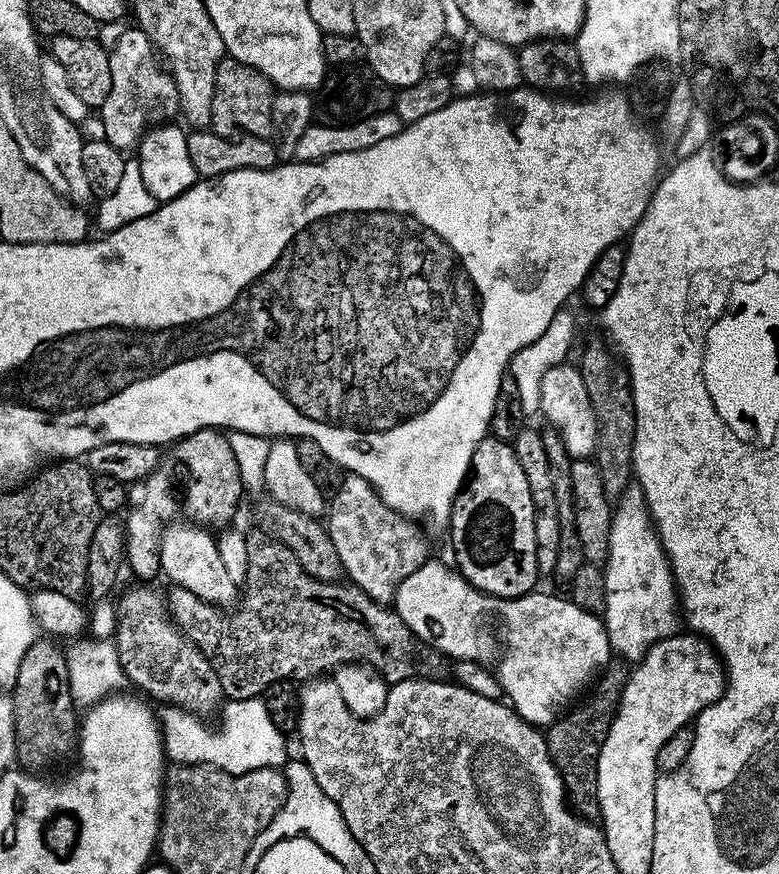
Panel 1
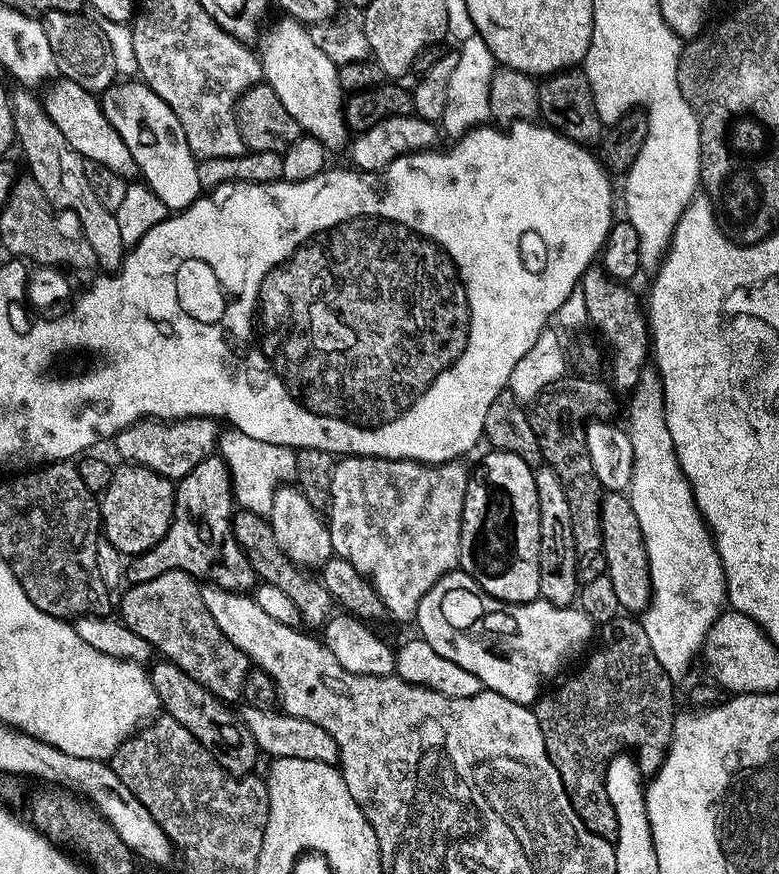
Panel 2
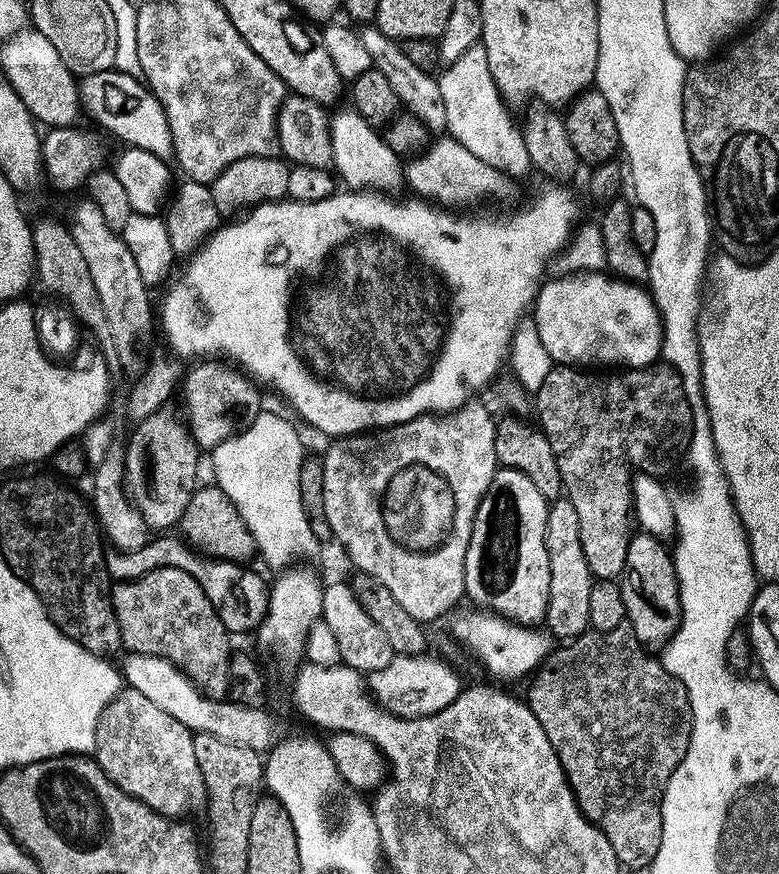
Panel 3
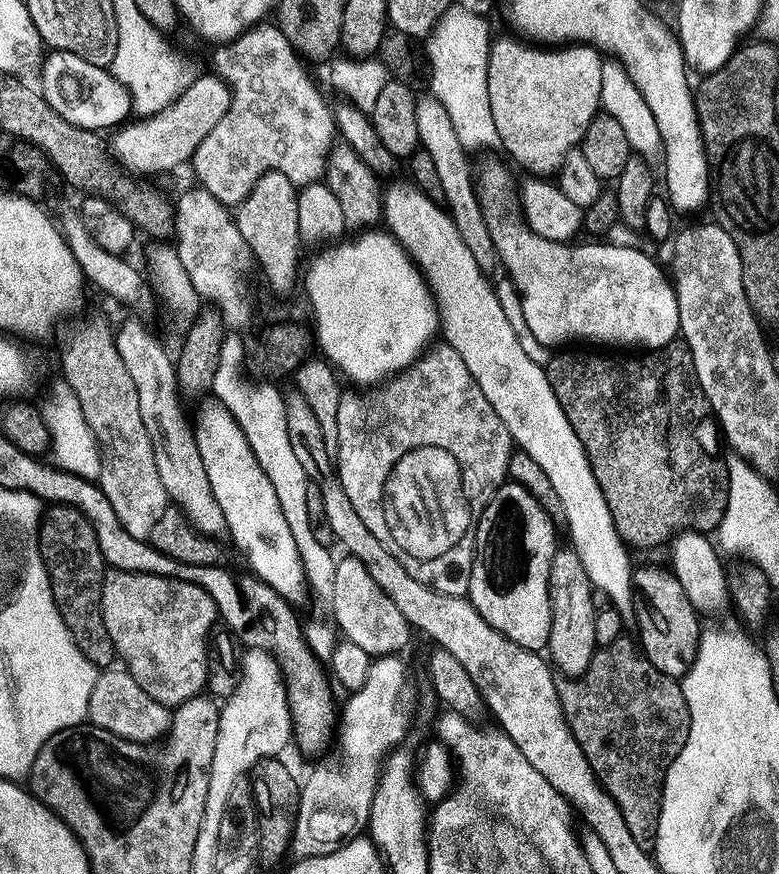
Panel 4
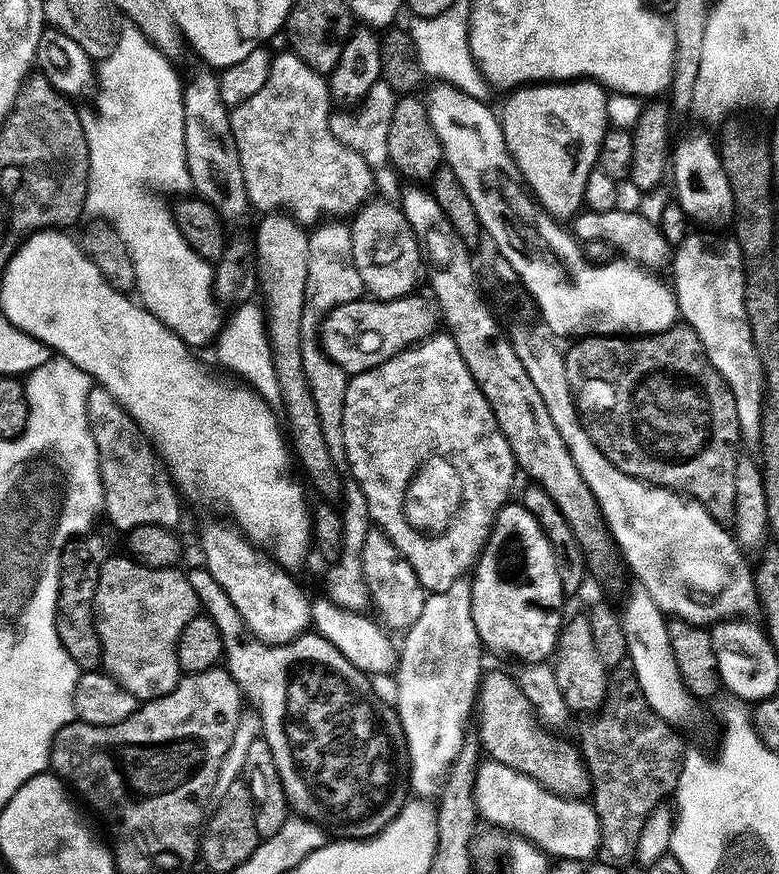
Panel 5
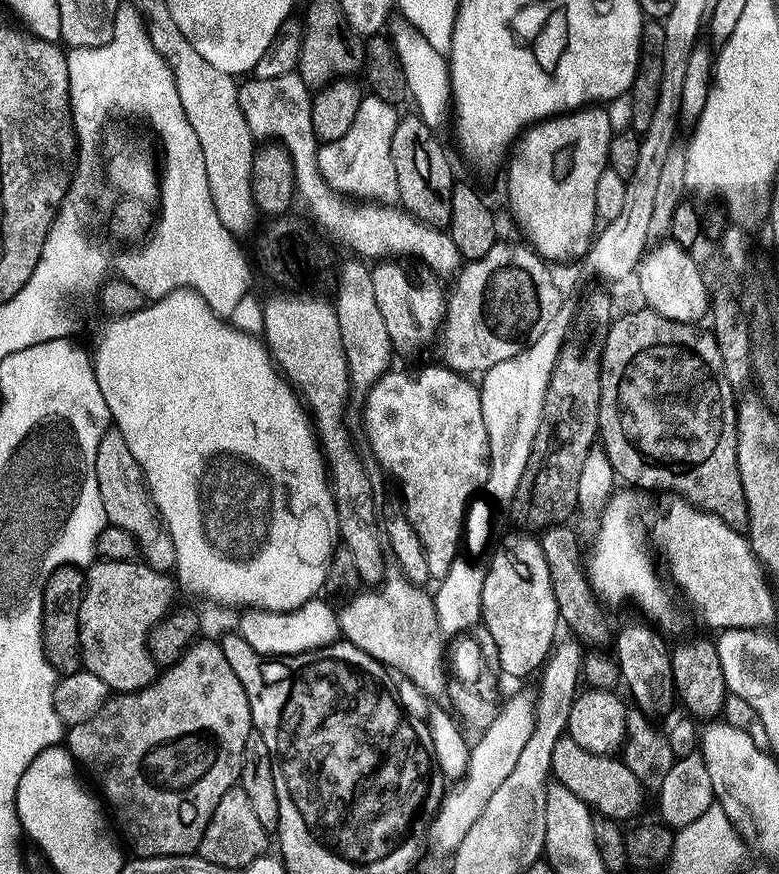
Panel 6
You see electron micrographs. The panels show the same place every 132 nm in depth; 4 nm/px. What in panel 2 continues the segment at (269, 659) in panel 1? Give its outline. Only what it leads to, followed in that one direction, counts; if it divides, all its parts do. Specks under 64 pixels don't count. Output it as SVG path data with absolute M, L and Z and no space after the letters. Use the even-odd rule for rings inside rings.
M240 510L232 517L232 527L236 534L237 542L242 547L247 556L247 560L252 564L257 577L265 583L270 583L278 587L283 592L292 596L292 601L300 608L300 619L306 625L323 625L328 617L333 615L334 601L331 594L324 589L319 579L312 580L305 569L295 565L288 559L287 554L278 546L278 540L274 537L271 523L263 515ZM178 569L172 571L166 571L154 578L152 580L148 580L144 583L132 584L129 585L127 591L123 595L121 595L119 604L120 604L120 613L119 617L121 623L124 623L128 629L134 631L140 638L146 638L148 644L152 645L153 649L159 653L162 652L165 654L163 656L169 663L177 664L179 668L184 669L186 674L190 674L190 678L194 678L199 682L201 686L203 686L206 690L210 690L216 695L216 697L225 702L233 702L232 700L239 701L241 699L244 683L246 682L246 678L248 677L248 673L250 671L250 661L248 655L242 650L238 650L238 646L234 646L229 642L229 639L226 638L224 634L222 634L221 628L217 624L217 620L212 618L208 608L206 608L206 604L204 600L202 600L201 587L193 576L188 573Z

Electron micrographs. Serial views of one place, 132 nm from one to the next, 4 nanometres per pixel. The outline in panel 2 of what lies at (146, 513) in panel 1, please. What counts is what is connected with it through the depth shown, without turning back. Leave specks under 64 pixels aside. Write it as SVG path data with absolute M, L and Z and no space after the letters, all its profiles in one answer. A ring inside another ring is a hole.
M210 455L194 466L192 473L179 479L172 525L155 547L129 561L126 574L129 583L144 583L166 571L180 569L197 580L208 578L207 581L217 588L242 593L251 591L258 577L237 542L232 527L233 515L232 475L221 455Z

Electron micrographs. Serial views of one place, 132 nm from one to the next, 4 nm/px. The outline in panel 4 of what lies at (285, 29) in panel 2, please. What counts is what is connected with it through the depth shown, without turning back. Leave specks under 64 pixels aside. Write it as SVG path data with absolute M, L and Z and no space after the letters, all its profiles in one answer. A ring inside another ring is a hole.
M411 182L405 184L392 184L382 192L382 220L387 231L392 233L412 263L419 268L428 283L428 289L436 299L436 310L440 314L440 326L443 339L454 350L458 350L458 358L466 362L466 370L478 382L482 394L486 394L486 402L494 406L494 414L502 418L506 430L512 435L513 445L519 451L525 452L542 466L542 471L550 478L551 485L558 493L563 509L566 510L566 532L570 539L571 548L582 558L582 567L590 578L593 589L603 599L609 600L620 612L621 616L628 618L633 615L632 603L632 573L634 563L628 555L629 549L621 540L614 520L608 509L602 490L592 473L582 442L578 434L574 434L574 426L566 418L558 398L548 381L545 365L534 362L522 345L518 342L518 334L514 334L514 326L506 319L502 310L502 302L498 302L496 290L491 279L487 280L485 269L478 262L474 262L474 254L462 242L462 234L458 226L454 226L451 215L437 201L431 200L422 189Z

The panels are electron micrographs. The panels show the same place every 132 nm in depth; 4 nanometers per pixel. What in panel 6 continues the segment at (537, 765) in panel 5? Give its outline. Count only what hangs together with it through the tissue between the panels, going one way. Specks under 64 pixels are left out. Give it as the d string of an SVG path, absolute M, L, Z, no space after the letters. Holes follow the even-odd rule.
M564 736L557 742L551 766L553 779L580 797L601 817L624 822L624 819L634 815L642 804L643 783L621 759L586 751L569 736Z

